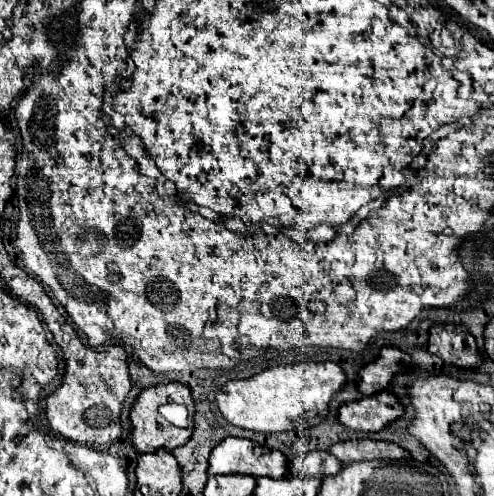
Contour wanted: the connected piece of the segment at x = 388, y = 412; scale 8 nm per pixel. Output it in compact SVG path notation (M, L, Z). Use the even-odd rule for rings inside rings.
M384 390L368 398L364 396L354 402L346 402L338 410L340 422L346 428L360 432L380 432L402 416L404 416L404 406L390 390Z

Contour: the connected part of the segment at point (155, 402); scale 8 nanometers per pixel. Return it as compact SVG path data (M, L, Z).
M178 382L146 388L138 396L138 400L134 402L134 408L130 412L130 420L132 420L132 434L130 434L130 438L132 438L132 444L134 444L134 448L138 452L156 452L160 448L174 450L178 446L184 446L190 440L192 426L176 428L158 412L158 406L162 406L162 404L168 404L168 402L182 402L184 404L184 400L192 400L192 396L190 396L190 390L184 384L178 384Z

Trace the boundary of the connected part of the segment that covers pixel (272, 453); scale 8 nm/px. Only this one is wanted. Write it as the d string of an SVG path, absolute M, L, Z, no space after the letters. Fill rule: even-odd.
M226 438L210 454L210 476L216 474L286 478L290 474L290 464L280 450L260 446L246 438Z

